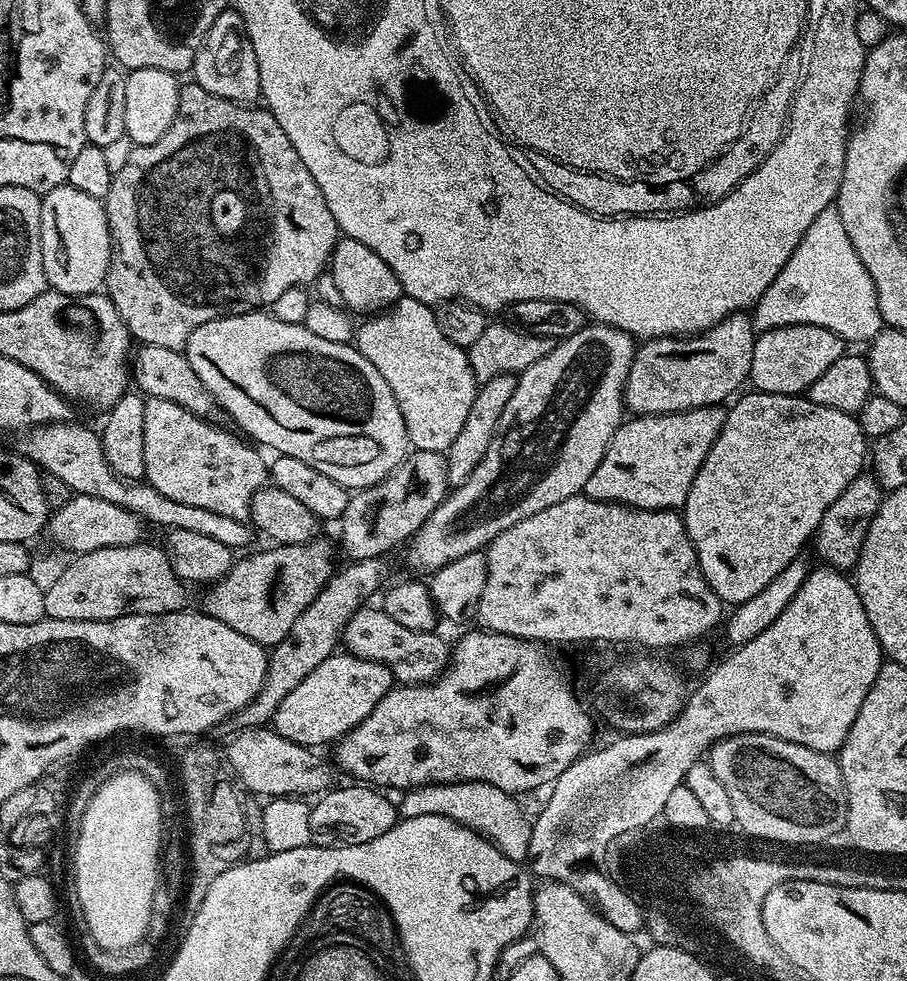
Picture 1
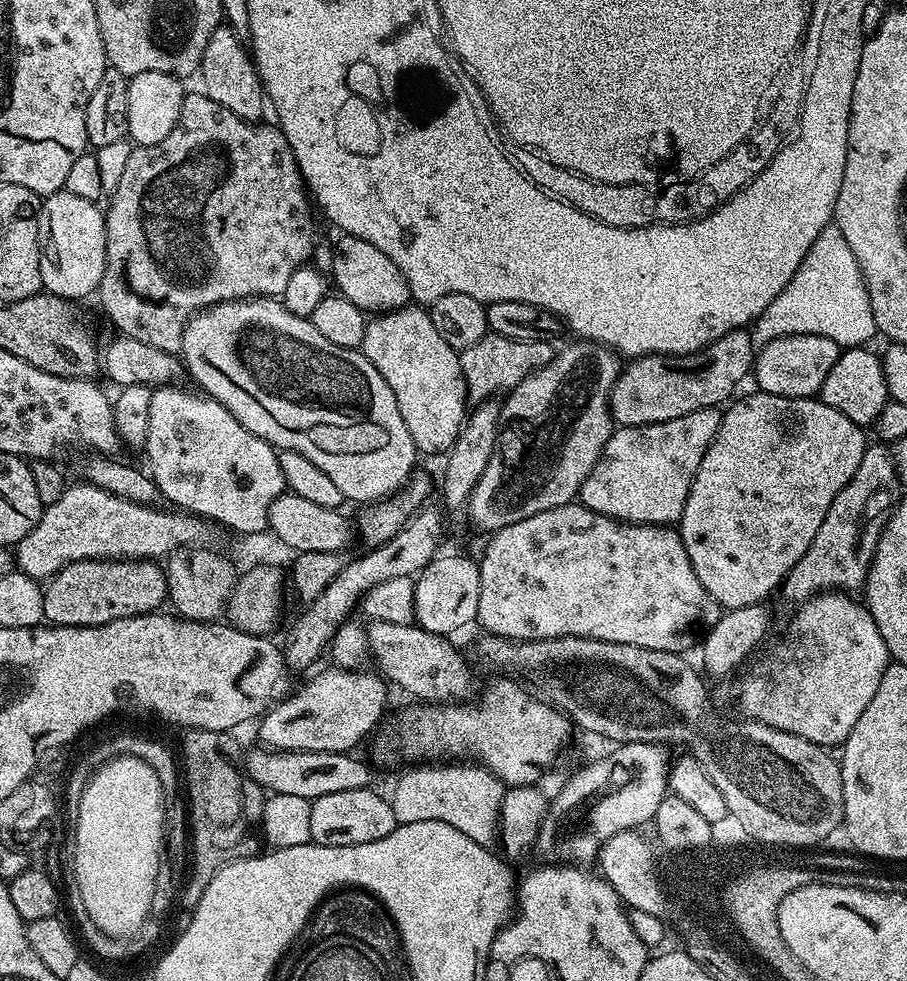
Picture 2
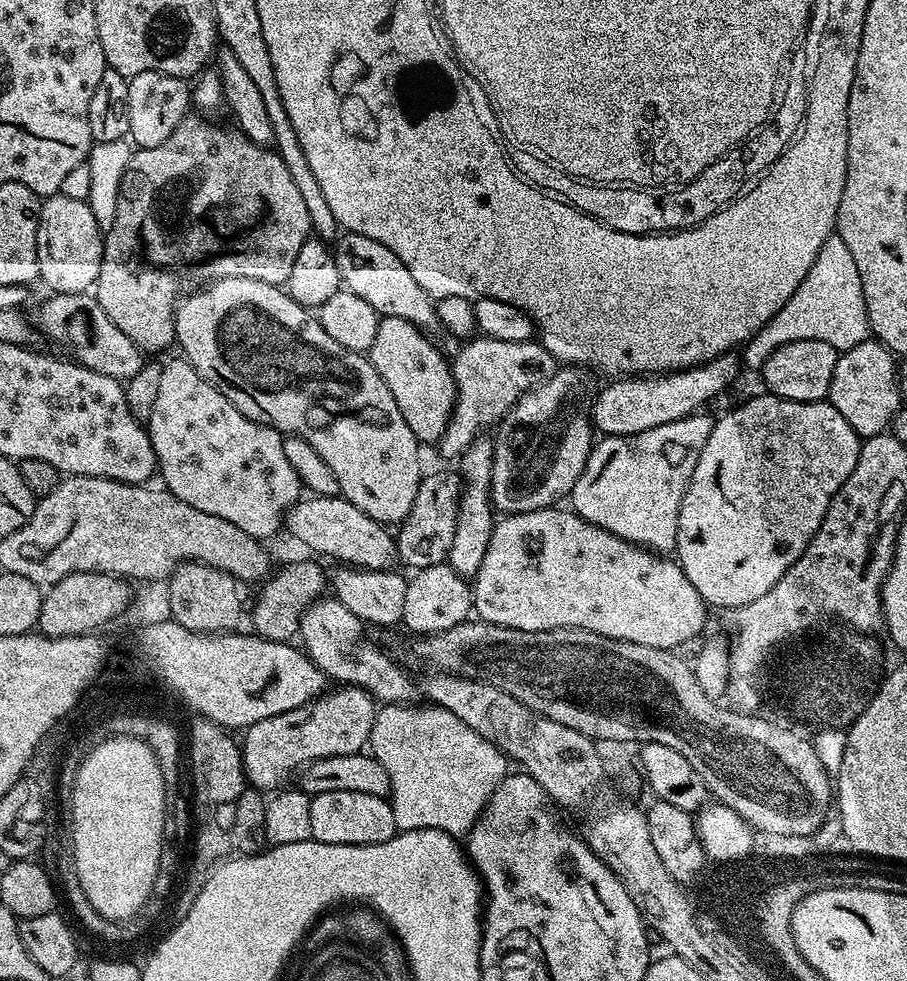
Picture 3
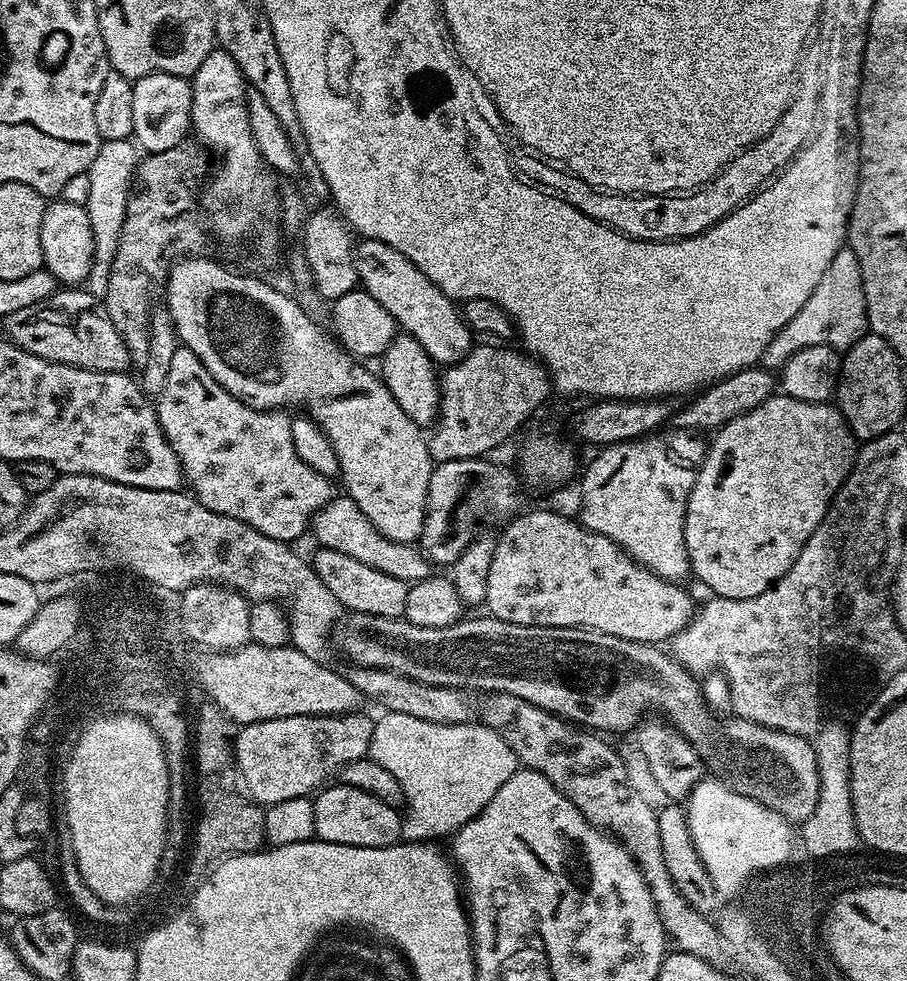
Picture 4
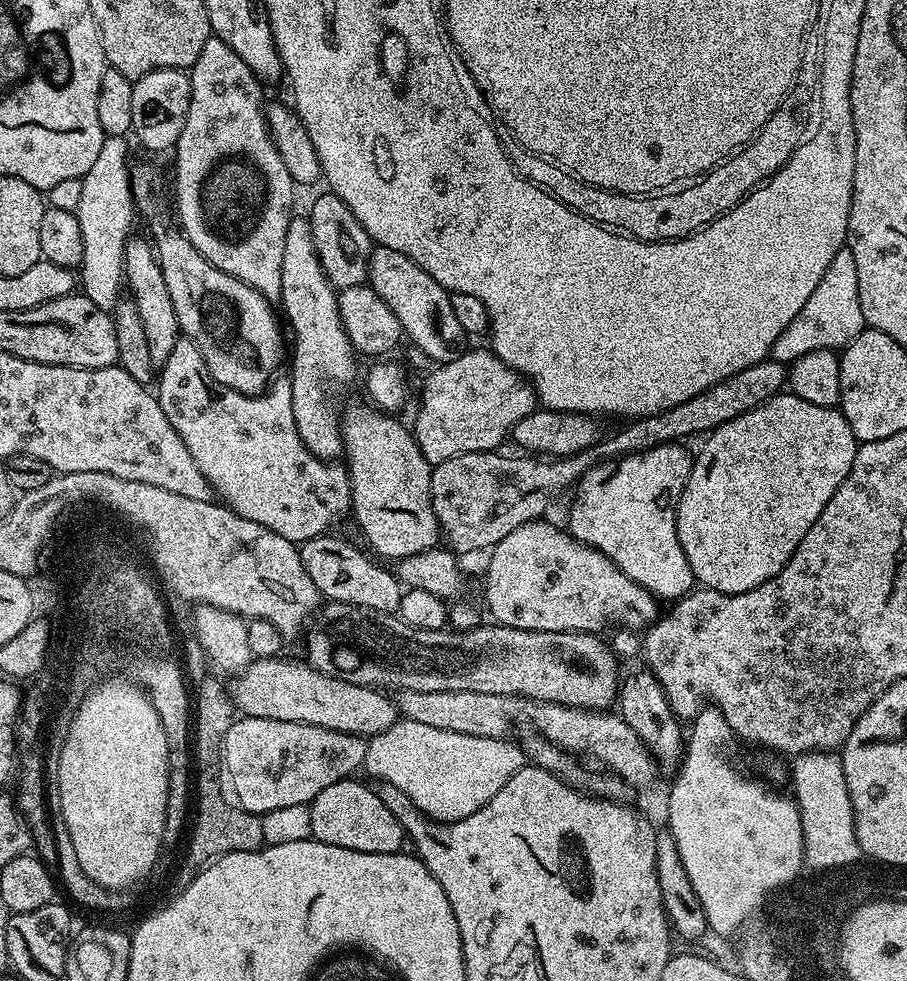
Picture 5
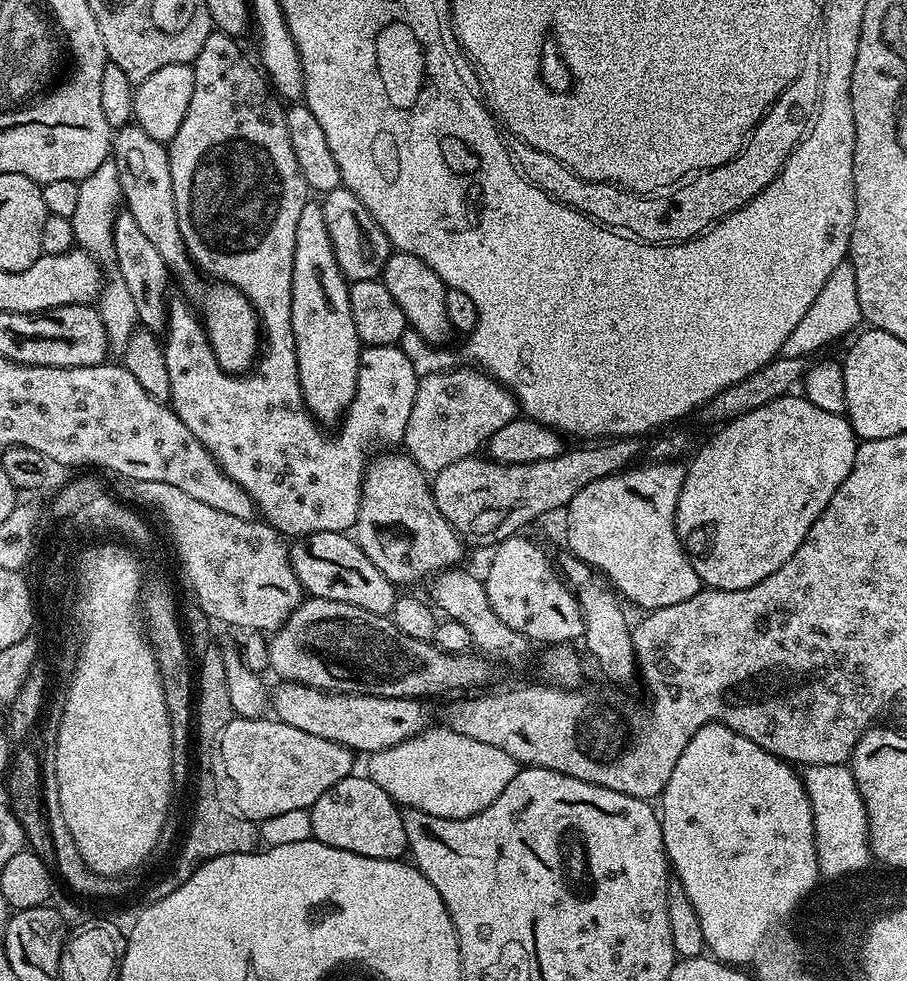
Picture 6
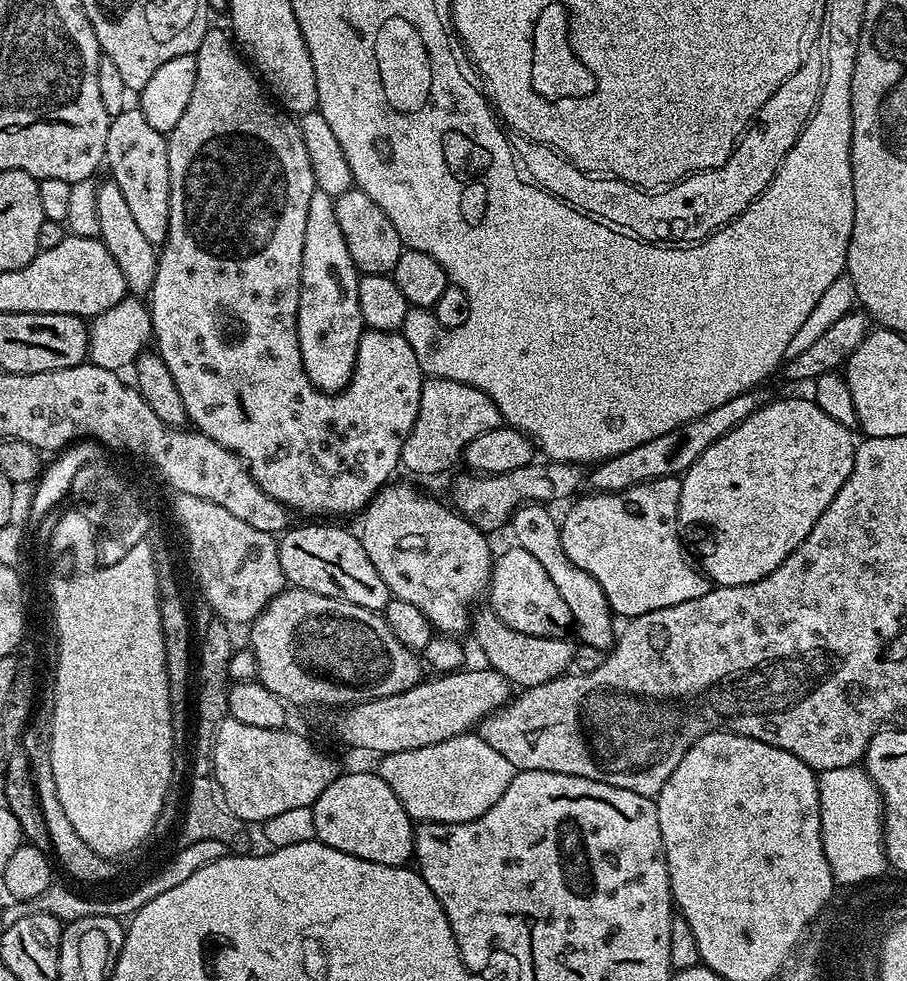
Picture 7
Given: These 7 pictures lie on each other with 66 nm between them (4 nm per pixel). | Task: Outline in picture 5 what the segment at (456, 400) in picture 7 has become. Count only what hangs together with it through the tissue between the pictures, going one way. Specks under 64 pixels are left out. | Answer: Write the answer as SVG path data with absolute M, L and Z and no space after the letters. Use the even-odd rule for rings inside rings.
M487 347L465 350L458 358L433 367L424 380L424 393L420 396L420 413L416 416L414 435L416 444L429 464L435 466L446 462L446 458L458 458L458 454L471 452L491 452L499 449L500 443L509 439L510 433L522 418L537 411L538 401L531 384L506 367Z

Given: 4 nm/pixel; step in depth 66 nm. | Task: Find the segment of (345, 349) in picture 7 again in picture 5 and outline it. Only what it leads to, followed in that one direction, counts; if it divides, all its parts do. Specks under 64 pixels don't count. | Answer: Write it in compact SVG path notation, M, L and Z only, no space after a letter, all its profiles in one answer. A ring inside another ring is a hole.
M296 214L293 215L292 221L290 222L290 226L286 226L286 247L283 248L282 250L282 290L280 291L280 295L278 297L279 303L282 302L284 303L284 312L286 315L288 315L288 324L290 327L292 327L292 332L294 335L296 335L296 345L293 346L291 345L290 348L290 364L292 360L292 373L290 373L290 379L292 382L292 405L294 406L294 426L298 426L298 438L302 438L302 442L306 446L306 450L310 450L310 454L314 454L319 460L323 460L325 462L336 462L339 460L336 459L341 459L341 457L344 456L344 439L342 437L342 428L341 425L338 423L338 416L336 420L336 404L334 401L332 401L332 396L330 393L327 392L326 389L324 388L344 388L347 386L347 384L352 384L356 380L356 360L358 361L358 353L355 352L352 348L352 343L350 342L350 338L346 338L346 330L342 326L342 318L340 317L340 311L338 310L338 292L337 289L333 288L332 284L330 281L326 278L326 274L322 270L322 262L318 258L318 254L314 250L314 238L312 237L312 231L310 230L310 226L308 225L308 217L307 215L304 214Z

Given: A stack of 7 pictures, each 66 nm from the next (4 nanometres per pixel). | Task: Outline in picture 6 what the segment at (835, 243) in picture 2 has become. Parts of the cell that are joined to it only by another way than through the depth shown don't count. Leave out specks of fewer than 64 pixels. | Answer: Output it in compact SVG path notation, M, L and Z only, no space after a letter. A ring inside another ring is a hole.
M845 262L836 267L834 272L830 274L830 278L826 278L826 286L822 286L822 290L818 290L818 298L814 298L814 306L810 306L810 310L806 310L802 322L798 322L798 326L794 326L794 334L790 334L786 338L786 342L782 342L780 356L808 358L811 352L816 352L819 348L834 343L847 332L853 331L852 333L855 333L861 324L858 282L854 278L854 266L850 262Z

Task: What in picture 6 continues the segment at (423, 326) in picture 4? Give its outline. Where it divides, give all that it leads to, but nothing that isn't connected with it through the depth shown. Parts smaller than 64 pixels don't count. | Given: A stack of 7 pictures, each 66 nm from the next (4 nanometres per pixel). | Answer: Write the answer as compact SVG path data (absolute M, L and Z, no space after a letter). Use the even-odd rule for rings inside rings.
M393 251L384 264L382 279L386 290L390 290L390 295L394 297L394 302L402 306L402 314L408 320L411 331L413 333L416 331L428 343L425 345L443 345L440 343L447 336L453 335L450 322L446 318L448 288L442 282L442 278L438 278L438 274L434 274L434 270L430 270L430 266L422 262L422 258L414 258L414 254Z

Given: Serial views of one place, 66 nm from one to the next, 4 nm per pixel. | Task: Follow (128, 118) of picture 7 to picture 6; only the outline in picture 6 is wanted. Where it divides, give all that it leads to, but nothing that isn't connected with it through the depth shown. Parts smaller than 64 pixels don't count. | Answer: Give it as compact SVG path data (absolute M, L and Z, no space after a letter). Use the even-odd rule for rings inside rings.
M134 122L124 128L115 129L112 138L112 150L110 159L118 166L118 182L120 183L120 195L123 207L138 222L142 234L150 238L158 254L162 256L162 262L168 268L169 273L180 283L180 288L185 292L187 303L194 309L199 321L204 326L204 333L208 335L208 345L221 368L233 374L244 374L257 363L258 353L262 348L262 328L258 323L255 308L252 303L238 291L233 284L213 282L211 279L202 278L195 264L189 256L182 234L178 230L178 214L174 206L174 186L170 178L170 162L168 161L168 149L161 141L150 138Z

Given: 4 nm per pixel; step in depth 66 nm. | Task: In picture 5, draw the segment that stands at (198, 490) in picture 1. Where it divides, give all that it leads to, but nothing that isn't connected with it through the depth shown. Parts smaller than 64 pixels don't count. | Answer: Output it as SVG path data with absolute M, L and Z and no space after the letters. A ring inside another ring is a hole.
M181 338L174 346L170 358L166 358L163 368L159 369L158 399L170 426L174 426L176 439L182 445L183 451L184 448L188 451L189 458L196 463L196 468L204 475L205 482L221 496L219 499L237 516L250 522L258 522L258 526L266 526L266 530L299 546L315 536L325 535L331 529L328 527L332 520L349 511L352 486L343 467L329 466L314 454L310 454L310 450L306 450L302 438L298 438L298 426L294 426L291 379L280 379L273 379L267 390L255 396L242 394L219 384L210 374L194 342Z

